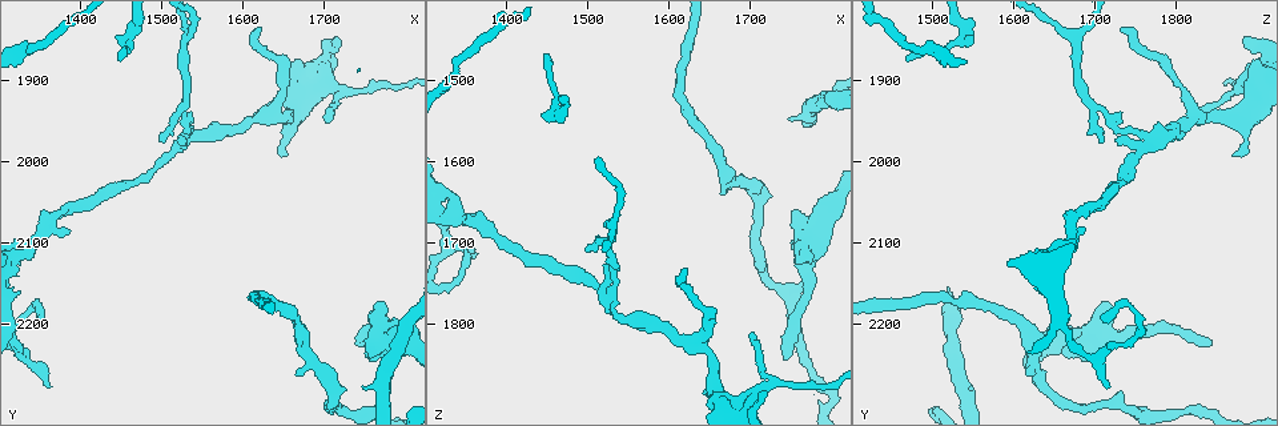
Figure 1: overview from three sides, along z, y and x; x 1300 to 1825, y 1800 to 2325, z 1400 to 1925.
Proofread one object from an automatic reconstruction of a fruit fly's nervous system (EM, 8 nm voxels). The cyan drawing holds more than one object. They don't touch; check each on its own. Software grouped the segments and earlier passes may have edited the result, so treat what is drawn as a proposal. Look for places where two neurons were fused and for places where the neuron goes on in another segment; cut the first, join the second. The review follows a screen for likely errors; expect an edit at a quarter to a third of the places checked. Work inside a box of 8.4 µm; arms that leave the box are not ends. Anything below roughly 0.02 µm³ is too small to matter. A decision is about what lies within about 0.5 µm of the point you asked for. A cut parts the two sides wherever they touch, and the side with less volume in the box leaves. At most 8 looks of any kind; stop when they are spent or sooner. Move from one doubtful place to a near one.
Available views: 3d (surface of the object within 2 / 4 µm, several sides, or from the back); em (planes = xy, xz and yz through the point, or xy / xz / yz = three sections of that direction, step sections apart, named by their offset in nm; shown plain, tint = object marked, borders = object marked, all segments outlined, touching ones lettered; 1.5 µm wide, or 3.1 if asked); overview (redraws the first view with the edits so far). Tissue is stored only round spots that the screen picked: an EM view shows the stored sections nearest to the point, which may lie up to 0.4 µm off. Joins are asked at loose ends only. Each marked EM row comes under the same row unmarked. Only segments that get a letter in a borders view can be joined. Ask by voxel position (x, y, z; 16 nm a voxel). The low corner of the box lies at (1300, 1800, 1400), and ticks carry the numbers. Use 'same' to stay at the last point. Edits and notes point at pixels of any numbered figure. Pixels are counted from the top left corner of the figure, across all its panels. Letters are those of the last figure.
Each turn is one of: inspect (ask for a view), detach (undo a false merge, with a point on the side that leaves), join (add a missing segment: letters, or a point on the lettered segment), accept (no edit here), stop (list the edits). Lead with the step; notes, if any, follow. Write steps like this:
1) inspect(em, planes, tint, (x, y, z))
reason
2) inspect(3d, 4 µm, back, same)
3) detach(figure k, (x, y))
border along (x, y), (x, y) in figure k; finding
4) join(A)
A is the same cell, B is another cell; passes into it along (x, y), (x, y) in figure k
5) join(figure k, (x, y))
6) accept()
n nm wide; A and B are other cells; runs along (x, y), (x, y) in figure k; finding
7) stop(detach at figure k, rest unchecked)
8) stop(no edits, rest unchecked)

inspect(em, planes, borders, (1740, 2225, 1840))
free end

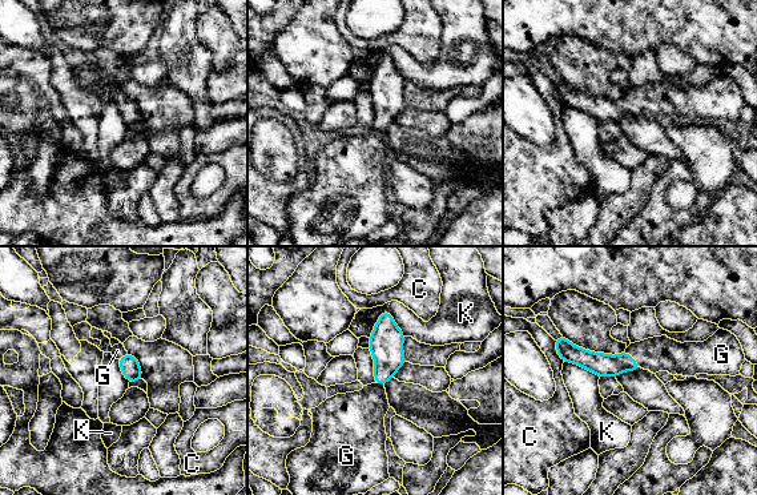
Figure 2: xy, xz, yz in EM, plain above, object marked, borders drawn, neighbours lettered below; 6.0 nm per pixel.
join(G)
G is the same cell, C and K are other cells; passes into it along (603, 365), (633, 359), (656, 354) in figure 2; the neuron continues

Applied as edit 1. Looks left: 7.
inspect(overview)
see it whole again

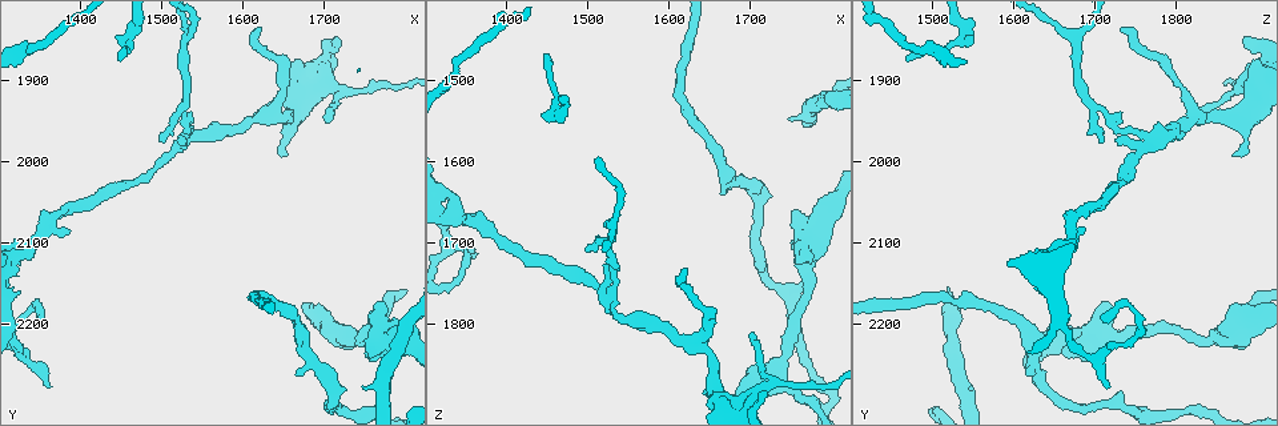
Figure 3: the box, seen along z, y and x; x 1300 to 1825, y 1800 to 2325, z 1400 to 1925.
inspect(em, planes, borders, (1360, 2280, 1715))
thin end

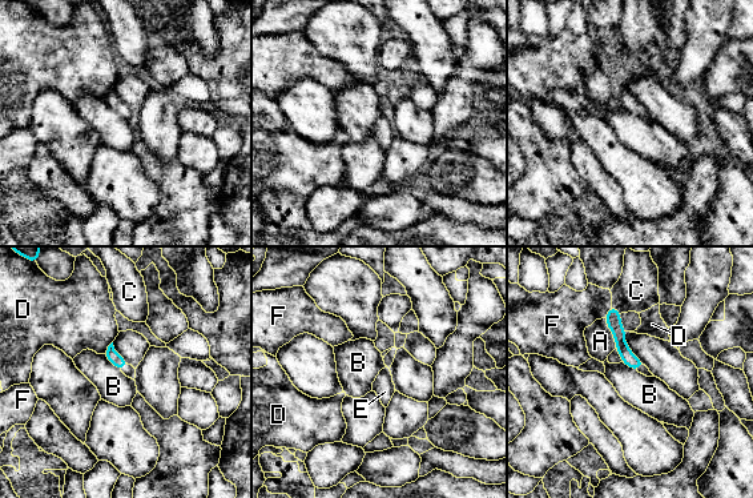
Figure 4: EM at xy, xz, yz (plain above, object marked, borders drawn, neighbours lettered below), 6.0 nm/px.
join(E)
80 nm wide; A touches over 200 nm; E is the same cell, A, B, C, D and F are other cells; the neuron continues

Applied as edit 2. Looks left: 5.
stop(join at figure 2, join at figure 4, rest unchecked)

